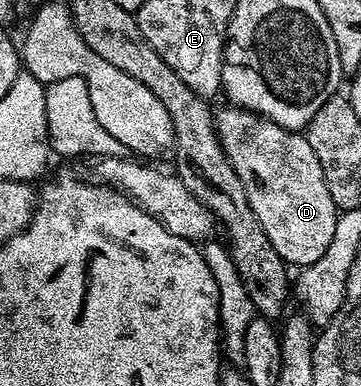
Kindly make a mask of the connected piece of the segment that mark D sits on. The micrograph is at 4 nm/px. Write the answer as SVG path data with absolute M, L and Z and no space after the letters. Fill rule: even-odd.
M219 107L215 111L214 129L218 131L218 141L222 143L228 162L232 162L240 182L244 182L248 202L264 234L268 234L272 250L280 254L280 258L287 266L294 264L313 266L331 245L339 215L338 207L332 202L332 194L328 194L328 182L324 182L324 170L320 170L320 158L316 158L312 146L308 146L306 137L301 131L280 126L266 116L249 112L246 108L225 107L222 109Z

